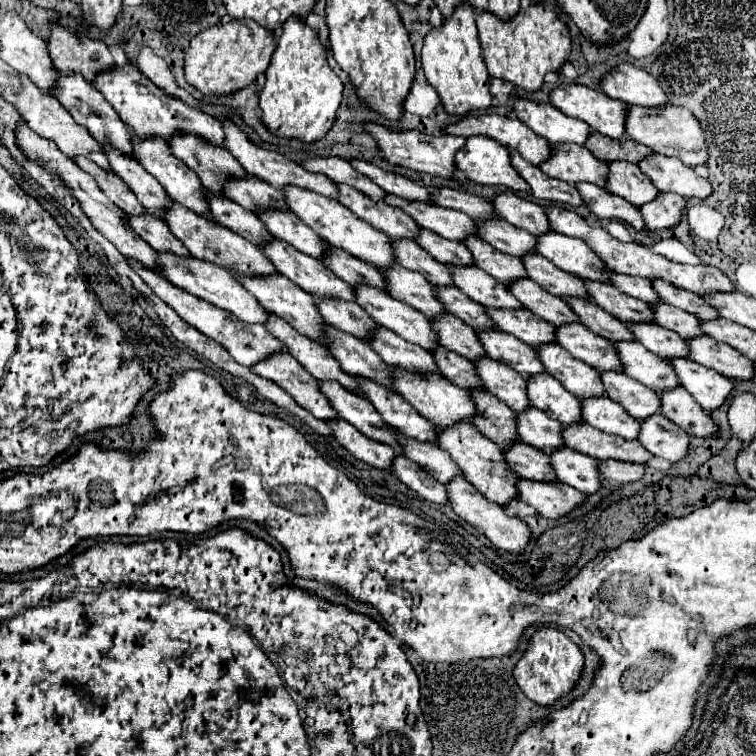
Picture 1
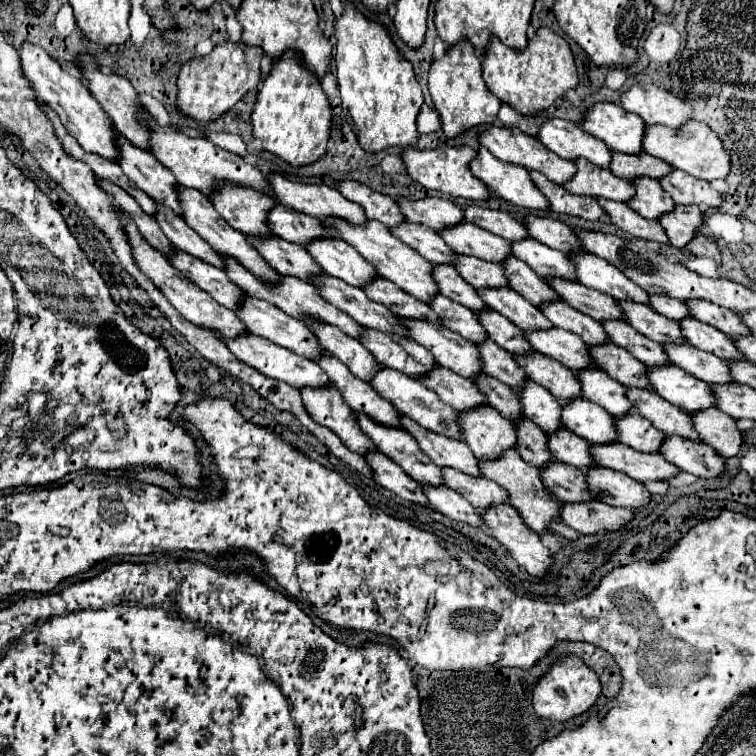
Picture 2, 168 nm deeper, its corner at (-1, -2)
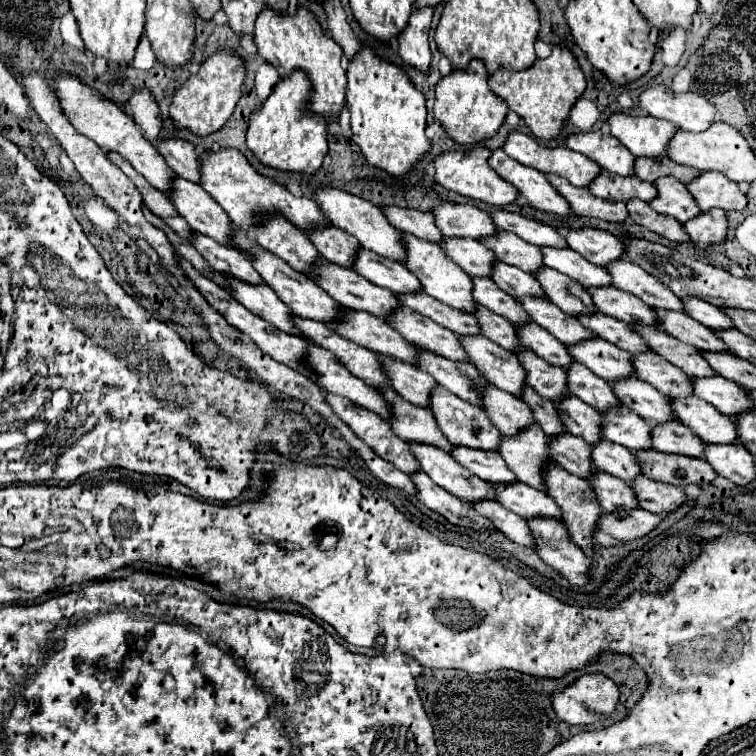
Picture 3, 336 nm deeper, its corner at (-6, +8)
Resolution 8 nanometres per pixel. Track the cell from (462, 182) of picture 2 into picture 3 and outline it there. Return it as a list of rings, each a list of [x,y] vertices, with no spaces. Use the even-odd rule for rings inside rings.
[[[472,148],[472,150],[464,150],[464,152],[444,152],[438,158],[434,158],[434,168],[436,168],[436,182],[440,186],[444,186],[446,190],[458,192],[466,198],[472,200],[480,200],[486,202],[490,206],[502,208],[502,206],[510,206],[516,202],[518,198],[518,188],[508,184],[506,180],[502,180],[488,164],[488,156],[492,156],[492,152],[488,148]]]

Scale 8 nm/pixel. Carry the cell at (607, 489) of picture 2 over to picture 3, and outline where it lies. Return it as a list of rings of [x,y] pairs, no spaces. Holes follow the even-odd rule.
[[[638,476],[632,482],[632,488],[638,496],[640,508],[654,514],[674,512],[686,502],[686,492],[680,486],[654,482],[654,480],[648,480],[646,476]]]

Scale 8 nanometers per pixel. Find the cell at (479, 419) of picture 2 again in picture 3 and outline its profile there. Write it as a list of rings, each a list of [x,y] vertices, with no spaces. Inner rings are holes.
[[[530,426],[522,430],[518,436],[504,436],[504,442],[498,452],[510,470],[524,484],[544,492],[544,480],[540,480],[540,468],[544,464],[554,464],[552,456],[548,456],[548,438],[542,428]]]

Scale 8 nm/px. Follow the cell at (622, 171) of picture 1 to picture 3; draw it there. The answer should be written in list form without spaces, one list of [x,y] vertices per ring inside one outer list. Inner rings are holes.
[[[664,176],[656,180],[656,188],[658,188],[658,198],[650,202],[650,206],[656,212],[668,214],[682,224],[686,224],[688,220],[696,218],[702,212],[698,204],[692,200],[692,194],[688,192],[688,188],[680,184],[680,180],[672,176]]]

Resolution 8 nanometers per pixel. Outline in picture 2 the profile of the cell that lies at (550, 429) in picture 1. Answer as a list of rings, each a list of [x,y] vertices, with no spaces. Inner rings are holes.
[[[559,428],[553,434],[547,436],[547,450],[557,462],[567,462],[575,468],[587,468],[593,466],[593,458],[589,454],[589,442],[579,438],[567,428]]]

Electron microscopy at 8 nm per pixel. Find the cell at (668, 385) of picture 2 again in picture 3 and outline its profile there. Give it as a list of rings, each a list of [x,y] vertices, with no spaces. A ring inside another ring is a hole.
[[[714,376],[714,378],[692,378],[692,382],[694,394],[698,398],[710,402],[714,408],[718,408],[722,414],[730,418],[736,418],[740,412],[754,410],[748,392],[732,380]]]

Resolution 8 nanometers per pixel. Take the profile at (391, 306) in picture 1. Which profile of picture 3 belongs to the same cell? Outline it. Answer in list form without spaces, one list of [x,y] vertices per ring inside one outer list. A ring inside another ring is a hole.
[[[464,336],[460,342],[472,364],[490,384],[496,384],[496,388],[504,392],[512,392],[512,396],[520,396],[520,388],[524,388],[526,380],[524,368],[520,368],[516,354],[500,348],[484,336]]]

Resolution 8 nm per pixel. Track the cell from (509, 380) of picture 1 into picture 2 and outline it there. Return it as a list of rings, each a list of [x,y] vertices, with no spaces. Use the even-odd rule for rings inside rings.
[[[525,380],[523,386],[517,390],[517,394],[525,418],[531,418],[543,432],[551,434],[553,430],[561,428],[559,420],[561,402],[555,396],[551,396],[543,386]]]

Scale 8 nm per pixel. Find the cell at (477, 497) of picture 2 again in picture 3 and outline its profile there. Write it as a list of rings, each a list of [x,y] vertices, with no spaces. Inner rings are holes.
[[[492,484],[498,502],[504,504],[508,510],[520,514],[522,518],[556,518],[560,520],[560,506],[544,492],[534,490],[528,484]]]

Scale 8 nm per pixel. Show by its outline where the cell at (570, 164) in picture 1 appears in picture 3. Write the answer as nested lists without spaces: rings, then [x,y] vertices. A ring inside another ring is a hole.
[[[604,172],[592,180],[590,192],[598,198],[610,200],[610,202],[628,202],[632,198],[640,198],[644,202],[650,202],[656,198],[656,186],[642,182],[636,176],[612,176],[612,172]]]

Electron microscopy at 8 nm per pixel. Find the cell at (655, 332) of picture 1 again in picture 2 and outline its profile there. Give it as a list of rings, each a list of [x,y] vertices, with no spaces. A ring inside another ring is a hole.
[[[683,342],[683,346],[663,346],[663,352],[667,354],[667,358],[671,358],[671,364],[683,368],[687,374],[699,380],[705,380],[709,384],[733,382],[729,376],[729,368],[723,360],[703,350],[697,350],[687,342]]]

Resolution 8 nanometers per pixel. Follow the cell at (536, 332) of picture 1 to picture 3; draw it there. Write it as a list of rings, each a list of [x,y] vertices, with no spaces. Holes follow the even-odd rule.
[[[592,338],[574,346],[568,346],[568,352],[574,360],[580,360],[586,368],[590,368],[596,376],[612,382],[612,380],[626,380],[634,374],[632,356],[614,344]]]

